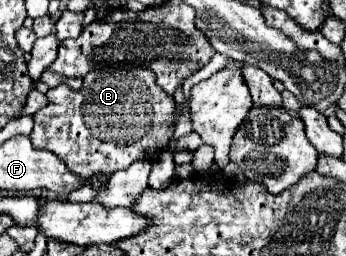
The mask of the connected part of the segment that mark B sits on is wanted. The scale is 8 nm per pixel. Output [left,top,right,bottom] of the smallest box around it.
[30,68,176,178]

